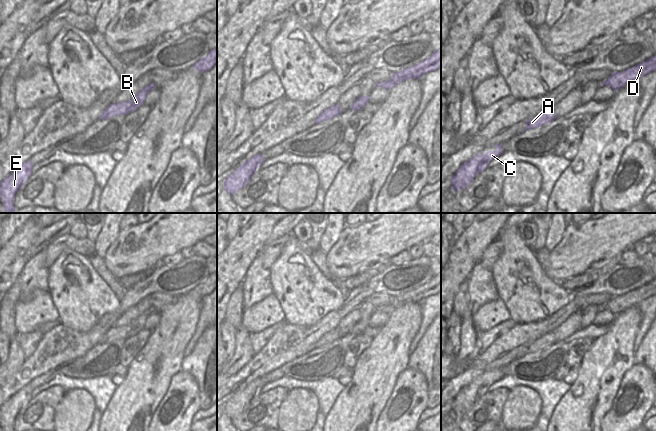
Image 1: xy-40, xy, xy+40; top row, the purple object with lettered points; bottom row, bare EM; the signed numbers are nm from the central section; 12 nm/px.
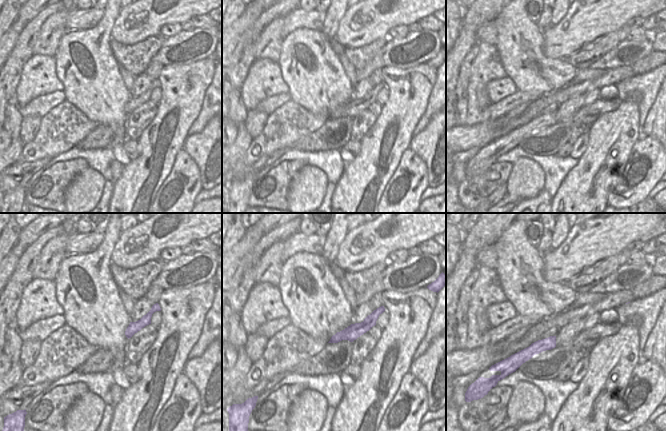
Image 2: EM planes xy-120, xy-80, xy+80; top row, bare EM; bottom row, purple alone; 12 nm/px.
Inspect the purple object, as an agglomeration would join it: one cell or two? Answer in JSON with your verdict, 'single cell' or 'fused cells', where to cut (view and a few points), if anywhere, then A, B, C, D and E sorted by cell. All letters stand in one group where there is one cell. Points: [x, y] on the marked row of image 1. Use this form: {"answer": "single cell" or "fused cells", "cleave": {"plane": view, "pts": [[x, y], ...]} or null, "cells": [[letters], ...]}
{"answer": "single cell", "cleave": null, "cells": [["A", "B", "C", "D", "E"]]}

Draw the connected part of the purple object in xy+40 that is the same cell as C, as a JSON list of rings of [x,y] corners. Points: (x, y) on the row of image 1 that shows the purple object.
[[[502,143],[496,144],[495,151],[487,151],[485,154],[476,154],[470,160],[464,162],[452,176],[451,189],[453,191],[465,190],[476,175],[487,168],[487,165],[503,153]]]

